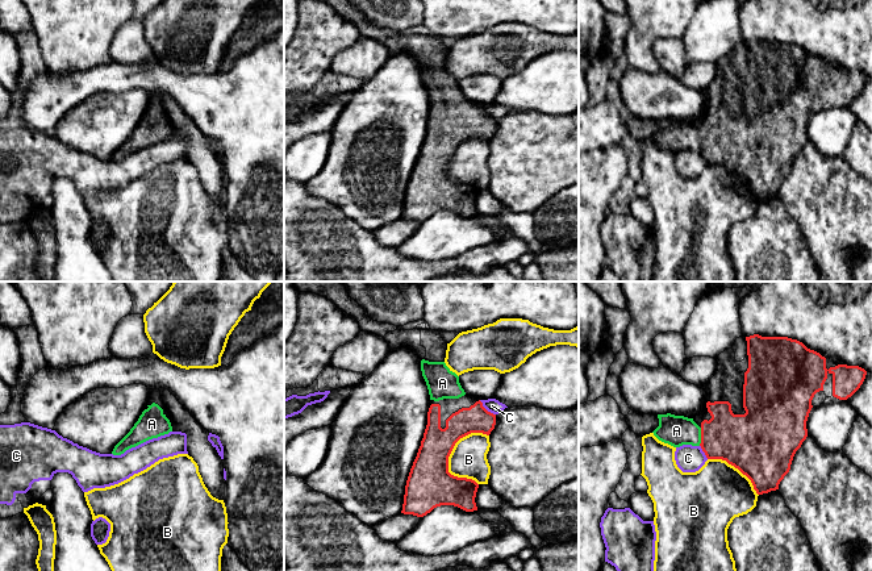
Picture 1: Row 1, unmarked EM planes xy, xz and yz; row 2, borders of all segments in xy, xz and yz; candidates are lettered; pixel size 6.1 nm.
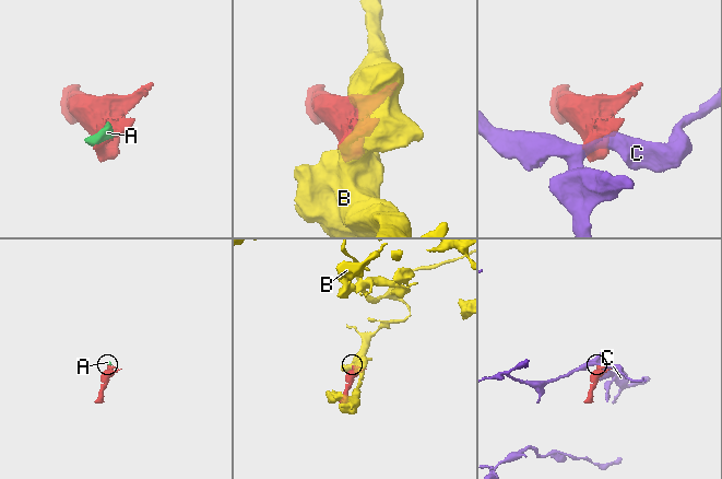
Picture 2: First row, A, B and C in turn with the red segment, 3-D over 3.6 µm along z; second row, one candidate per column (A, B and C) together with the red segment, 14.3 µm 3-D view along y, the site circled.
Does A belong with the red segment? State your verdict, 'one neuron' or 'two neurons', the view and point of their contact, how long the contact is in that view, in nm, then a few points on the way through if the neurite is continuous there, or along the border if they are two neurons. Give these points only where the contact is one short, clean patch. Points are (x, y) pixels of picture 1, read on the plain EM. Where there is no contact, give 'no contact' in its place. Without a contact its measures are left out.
one neuron | yz (701, 142) | 110 nm | across yz (741, 145), (701, 142), (684, 136), (676, 136)

